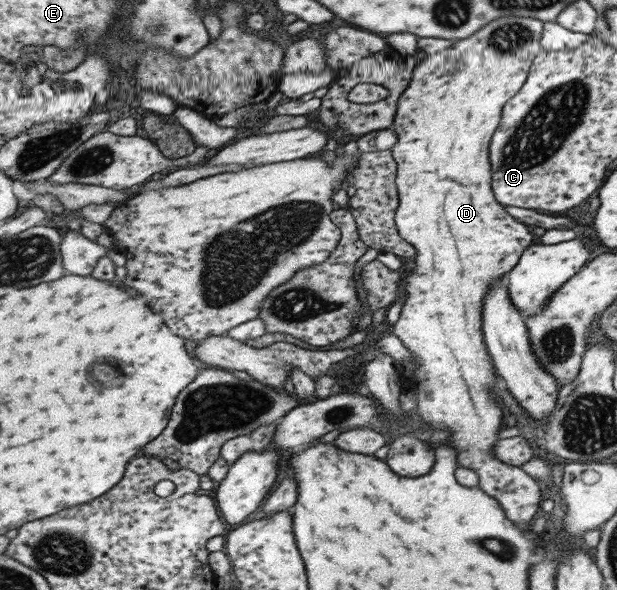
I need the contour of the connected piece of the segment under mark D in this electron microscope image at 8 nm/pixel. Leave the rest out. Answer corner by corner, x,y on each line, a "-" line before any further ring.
496,18
494,22
488,22
486,26
482,26
478,32
474,32
468,38
455,41
448,48
437,53
427,55
420,62
412,64
411,79
408,86
400,93
396,103
396,112
392,123
392,131
397,136
396,142
391,146
390,152
396,163
395,185
397,188
398,206
395,210
395,227
400,238
403,238
408,244
415,248
414,268
410,271
403,271
400,282
399,292
406,291
404,303
398,315
397,321
390,326
390,331
397,336
401,343
411,352
410,377
404,377
405,370
400,365
395,366
397,372
397,380
399,386
404,390
408,390
416,394
416,407
412,409
412,416
416,422
426,426
431,431
444,431
450,433
450,439
444,444
446,447
452,447
457,453
455,454
458,467
473,470
478,475
477,488
482,490
490,498
501,506
505,517
516,524
526,524
532,518
539,514
539,506
541,501
540,487
536,481
528,474
524,473
518,466
510,466
496,460
491,454
491,448
497,441
496,435
500,432
502,412
496,404
496,396
494,396
494,384
496,382
496,372
492,368
492,360
487,353
481,331
481,310
483,296
487,288
494,283
504,280
504,275
511,270
516,264
520,253
530,246
536,238
529,231
530,227
515,218
512,218
504,209
503,205
496,202
490,186
490,165
488,160
488,145
493,132
497,129
500,120
500,112
502,106
511,97
519,91
522,83
527,77
533,58
541,51
539,38
543,22
534,18

